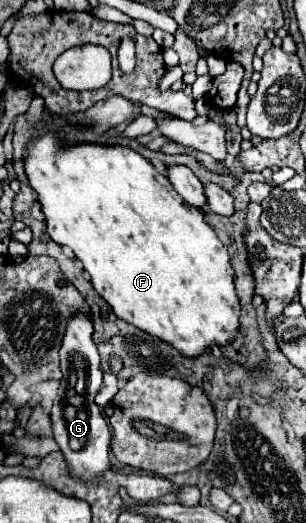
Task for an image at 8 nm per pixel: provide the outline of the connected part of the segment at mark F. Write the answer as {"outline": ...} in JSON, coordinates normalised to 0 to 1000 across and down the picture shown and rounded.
{"outline":[[[150,256],[92,279],[78,321],[150,409],[163,455],[242,478],[294,524],[307,554],[366,585],[392,612],[569,662],[569,669],[608,685],[660,681],[693,662],[739,662],[771,646],[784,577],[765,551],[765,512],[745,478],[667,421],[667,352],[621,321],[556,317],[542,340],[471,298],[425,283],[320,275],[203,283],[183,256]]]}

